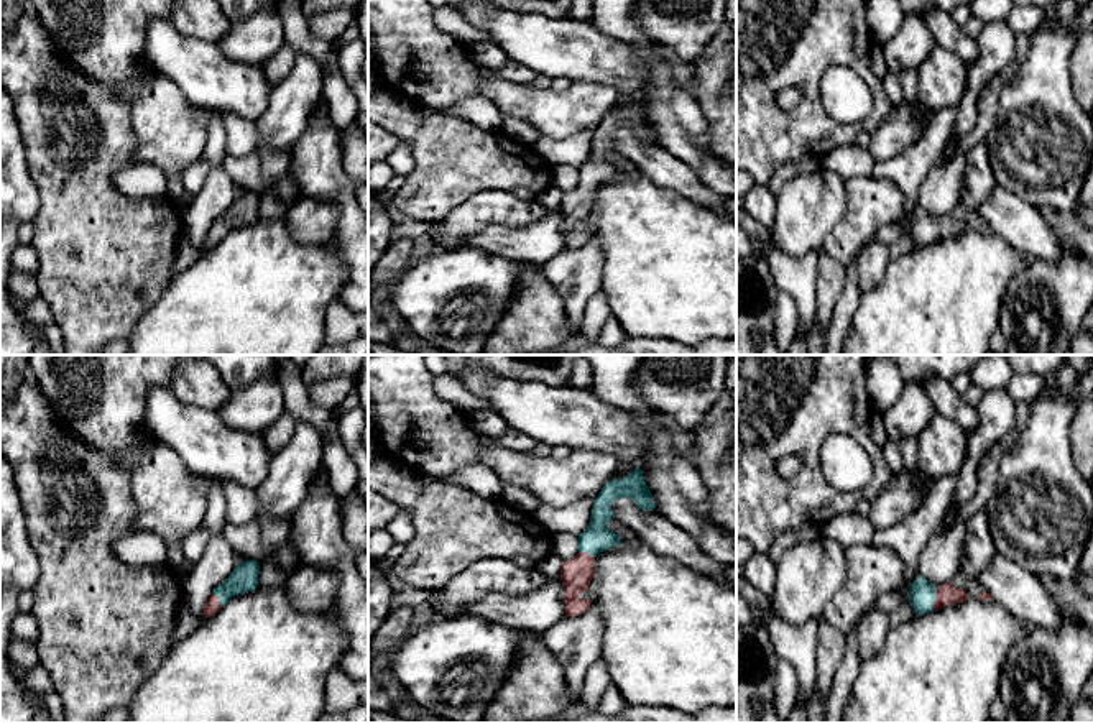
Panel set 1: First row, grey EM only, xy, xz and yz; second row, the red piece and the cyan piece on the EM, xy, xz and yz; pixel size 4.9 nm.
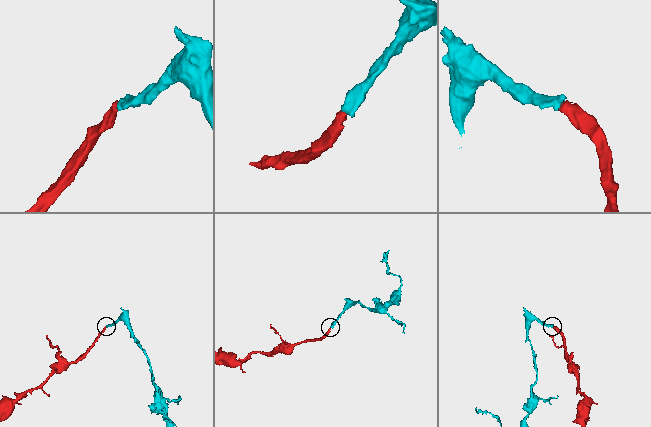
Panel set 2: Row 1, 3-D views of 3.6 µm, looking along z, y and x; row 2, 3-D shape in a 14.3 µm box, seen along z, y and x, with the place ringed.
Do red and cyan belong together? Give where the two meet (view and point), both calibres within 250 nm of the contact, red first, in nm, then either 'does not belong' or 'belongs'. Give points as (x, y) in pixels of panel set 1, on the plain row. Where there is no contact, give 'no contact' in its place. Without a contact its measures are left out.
yz (936, 230) | 100/130 nm | belongs

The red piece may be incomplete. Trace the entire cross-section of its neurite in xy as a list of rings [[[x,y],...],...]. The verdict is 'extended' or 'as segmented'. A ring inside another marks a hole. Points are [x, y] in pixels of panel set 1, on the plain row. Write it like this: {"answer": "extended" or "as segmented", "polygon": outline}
{"answer": "extended", "polygon": [[[256,192],[238,196],[230,209],[212,222],[204,238],[205,251],[214,248],[232,228],[255,222],[258,219],[258,205],[260,197]]]}

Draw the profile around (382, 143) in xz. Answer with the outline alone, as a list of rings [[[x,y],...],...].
[[[368,122],[368,169],[373,163],[386,159],[401,143],[399,135]]]

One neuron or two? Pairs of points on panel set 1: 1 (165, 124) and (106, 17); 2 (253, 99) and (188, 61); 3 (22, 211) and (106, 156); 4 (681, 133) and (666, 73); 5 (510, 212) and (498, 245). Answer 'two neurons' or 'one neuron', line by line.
1: one neuron
2: one neuron
3: two neurons
4: one neuron
5: two neurons

